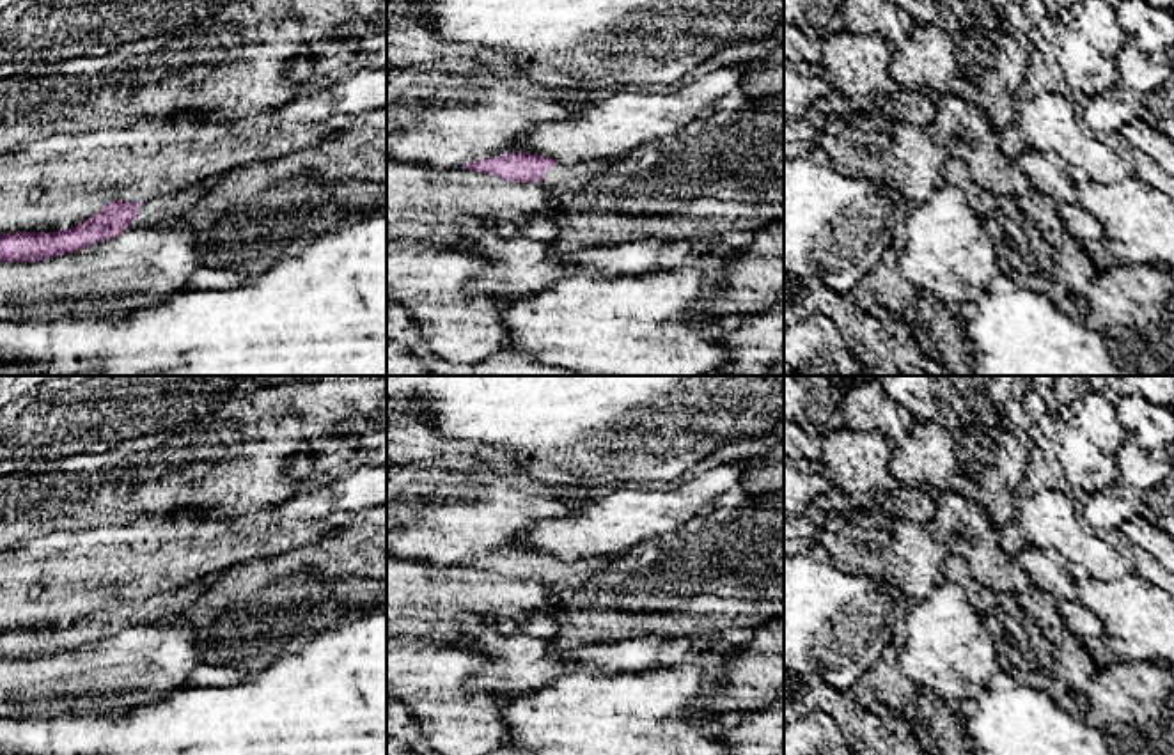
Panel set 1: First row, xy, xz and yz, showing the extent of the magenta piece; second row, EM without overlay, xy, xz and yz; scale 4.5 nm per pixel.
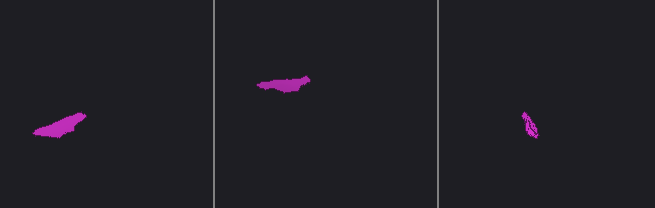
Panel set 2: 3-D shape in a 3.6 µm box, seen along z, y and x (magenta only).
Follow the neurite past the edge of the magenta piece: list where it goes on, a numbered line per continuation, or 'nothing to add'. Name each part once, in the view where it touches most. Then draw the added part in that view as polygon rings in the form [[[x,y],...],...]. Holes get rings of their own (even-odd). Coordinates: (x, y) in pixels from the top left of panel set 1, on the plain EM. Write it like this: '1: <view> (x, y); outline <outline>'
1: xy (171, 603); outline [[[206,578],[144,599],[129,624],[165,622],[179,617],[195,604],[195,601],[209,588],[213,580],[215,578]]]

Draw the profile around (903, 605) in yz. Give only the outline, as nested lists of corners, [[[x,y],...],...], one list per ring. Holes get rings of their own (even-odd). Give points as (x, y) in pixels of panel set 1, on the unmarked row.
[[[887,587],[890,597],[894,599],[896,604],[896,626],[894,626],[894,643],[899,642],[901,638],[906,636],[906,619],[908,611],[912,608],[912,599],[908,599],[899,588],[896,587]]]

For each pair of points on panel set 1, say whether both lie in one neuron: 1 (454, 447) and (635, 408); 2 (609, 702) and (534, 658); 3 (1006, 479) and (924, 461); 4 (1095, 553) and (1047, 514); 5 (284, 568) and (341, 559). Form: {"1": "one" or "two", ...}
{"1": "two", "2": "two", "3": "one", "4": "one", "5": "one"}

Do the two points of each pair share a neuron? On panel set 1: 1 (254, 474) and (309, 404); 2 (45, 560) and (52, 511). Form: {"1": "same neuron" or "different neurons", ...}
{"1": "same neuron", "2": "different neurons"}

